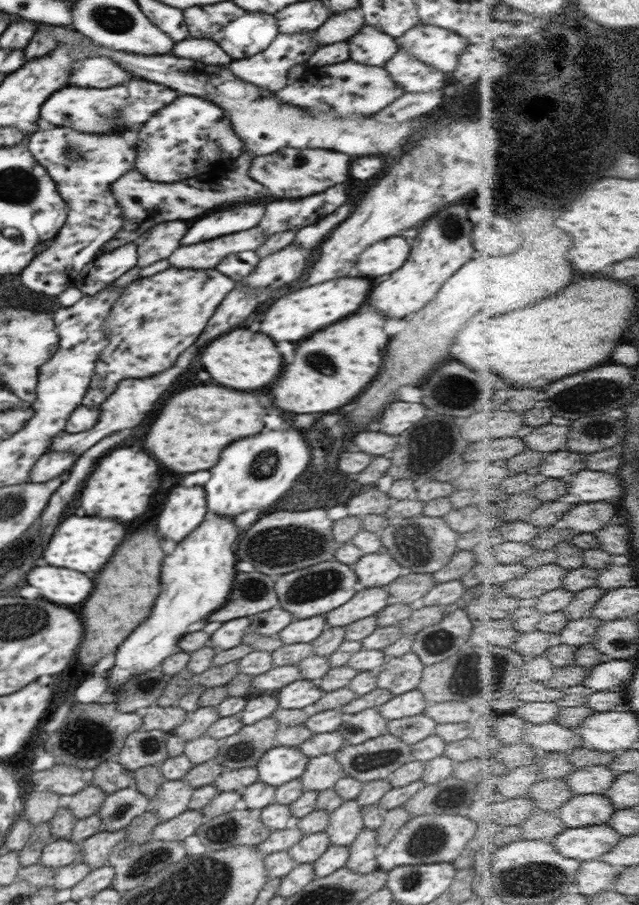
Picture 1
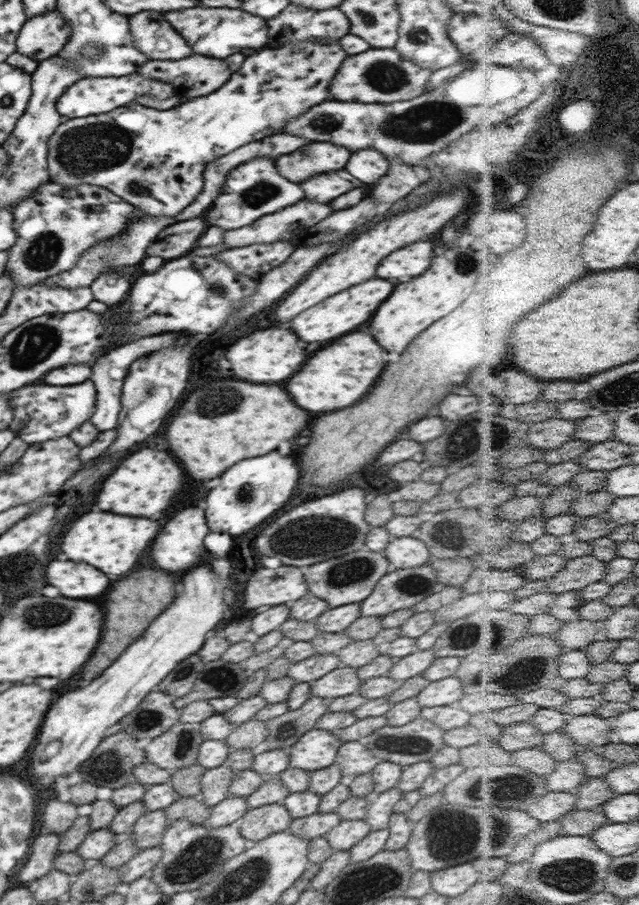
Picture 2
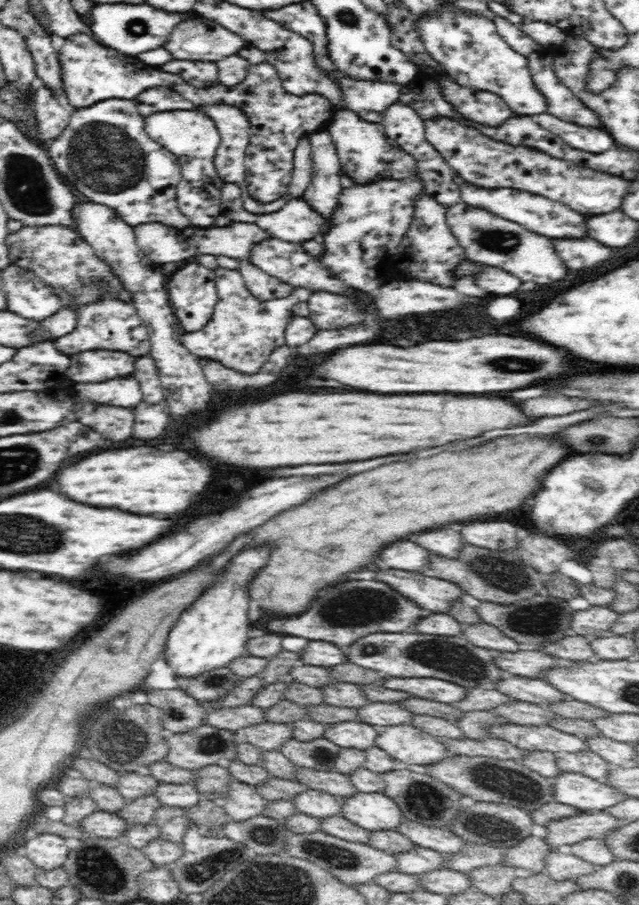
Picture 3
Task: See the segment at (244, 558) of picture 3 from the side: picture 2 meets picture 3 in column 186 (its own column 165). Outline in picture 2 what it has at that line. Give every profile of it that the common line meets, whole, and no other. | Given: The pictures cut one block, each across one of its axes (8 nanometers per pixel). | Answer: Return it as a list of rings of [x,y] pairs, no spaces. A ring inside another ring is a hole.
[[[210,566],[188,570],[182,576],[182,594],[176,596],[164,614],[160,614],[160,618],[156,618],[152,626],[148,626],[148,630],[144,630],[144,634],[104,670],[104,674],[86,688],[60,696],[42,724],[38,744],[30,758],[31,775],[36,778],[50,776],[55,780],[62,774],[79,770],[106,738],[110,726],[130,714],[151,690],[161,685],[178,663],[198,653],[206,641],[206,634],[216,629],[230,609],[232,589],[228,589],[228,580],[231,578],[219,577]]]

